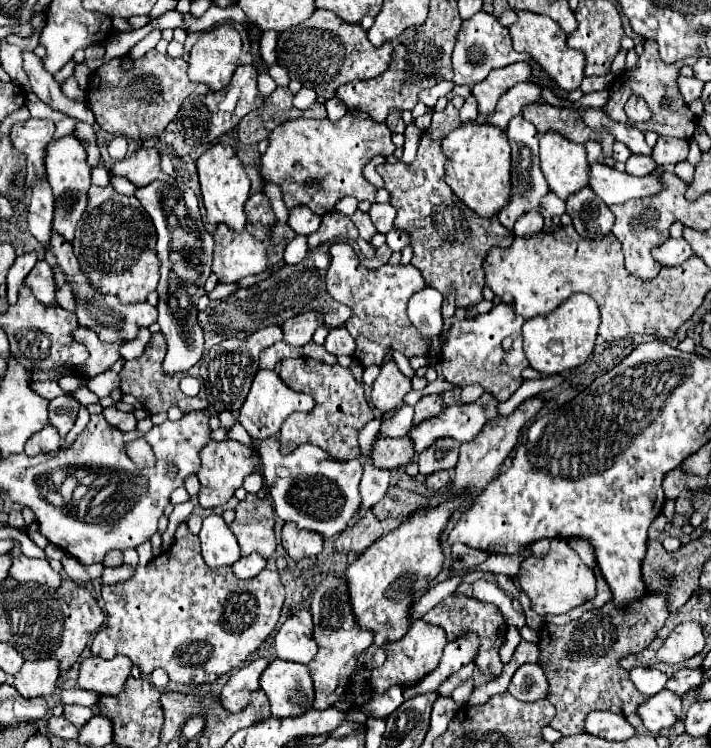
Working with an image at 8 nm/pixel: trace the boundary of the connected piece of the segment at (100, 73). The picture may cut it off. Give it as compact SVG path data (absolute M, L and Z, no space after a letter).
M151 49L143 57L135 59L135 65L129 71L121 69L121 59L113 59L111 63L99 67L87 89L87 105L95 113L103 131L145 141L165 131L189 95L205 95L207 91L207 85L189 81L185 59L173 59Z

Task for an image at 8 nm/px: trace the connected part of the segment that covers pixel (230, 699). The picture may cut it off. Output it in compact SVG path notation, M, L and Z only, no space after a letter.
M261 657L231 675L231 679L227 681L227 685L221 691L221 703L223 703L223 707L227 707L227 711L237 713L249 703L249 695L251 695L251 691L259 689L259 679L269 663L271 663L271 659Z

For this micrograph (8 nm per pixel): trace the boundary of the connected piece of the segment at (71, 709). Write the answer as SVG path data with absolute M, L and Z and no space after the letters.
M65 705L65 713L63 713L63 717L69 719L71 723L83 727L83 725L93 717L93 709L83 707L83 705Z

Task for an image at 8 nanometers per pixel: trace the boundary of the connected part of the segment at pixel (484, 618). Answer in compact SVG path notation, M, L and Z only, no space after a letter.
M455 593L451 597L445 597L439 605L435 605L431 611L427 611L423 615L425 621L439 625L441 629L445 629L447 639L449 641L457 641L459 637L467 635L467 633L475 633L479 637L479 651L477 657L473 659L475 667L489 679L499 677L499 673L503 671L503 663L499 657L499 649L505 641L505 631L507 631L507 623L499 611L497 605L493 603L485 603L485 601L477 601L475 597L467 597L463 593Z

